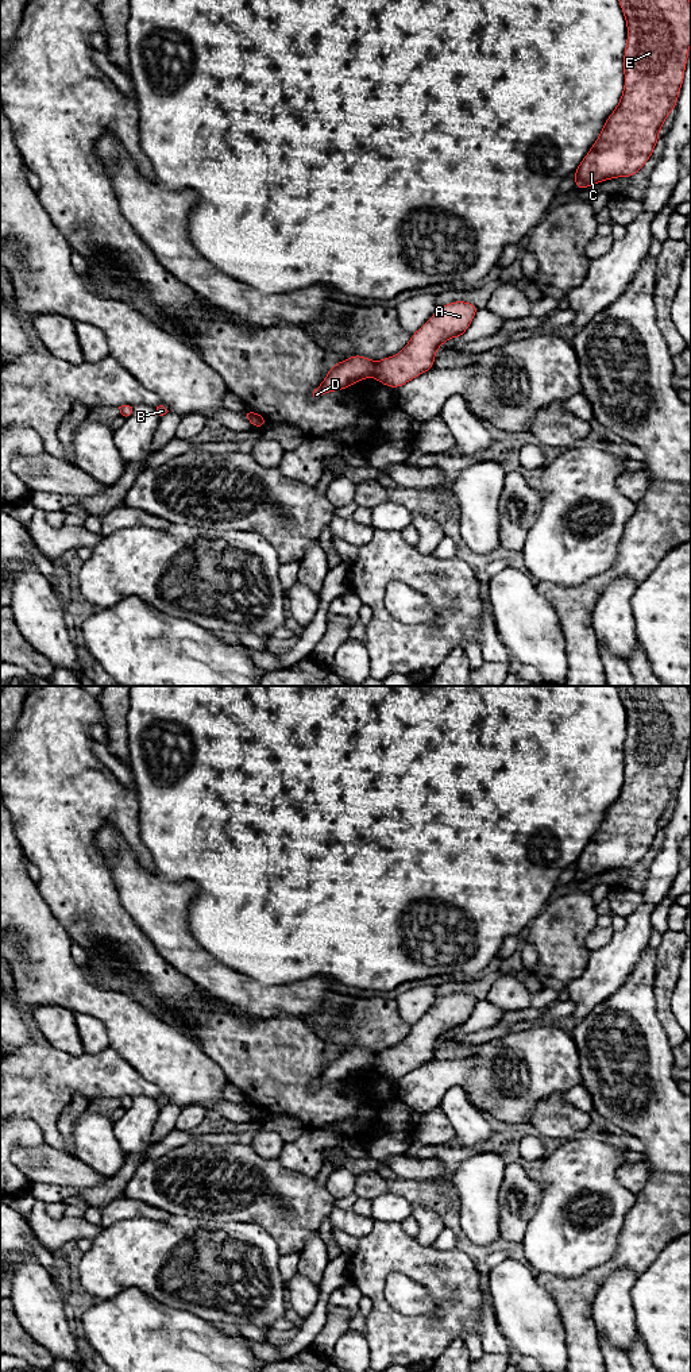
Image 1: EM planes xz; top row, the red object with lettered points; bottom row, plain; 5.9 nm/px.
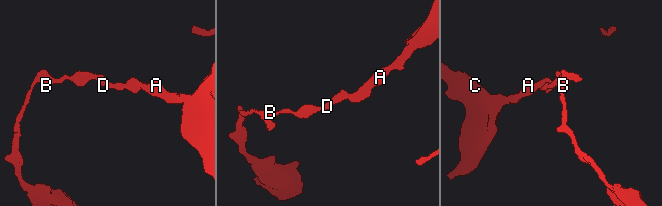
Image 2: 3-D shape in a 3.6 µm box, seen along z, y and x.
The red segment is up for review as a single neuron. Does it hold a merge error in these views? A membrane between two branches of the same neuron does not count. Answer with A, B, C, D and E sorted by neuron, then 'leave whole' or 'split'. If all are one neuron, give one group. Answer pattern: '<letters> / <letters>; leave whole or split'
A C E / B D; split

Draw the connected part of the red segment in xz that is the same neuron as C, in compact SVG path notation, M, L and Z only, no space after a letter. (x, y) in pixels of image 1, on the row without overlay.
M617 686L628 716L625 779L597 833L575 862L575 880L615 868L633 868L652 848L659 821L676 799L691 735L687 686Z

